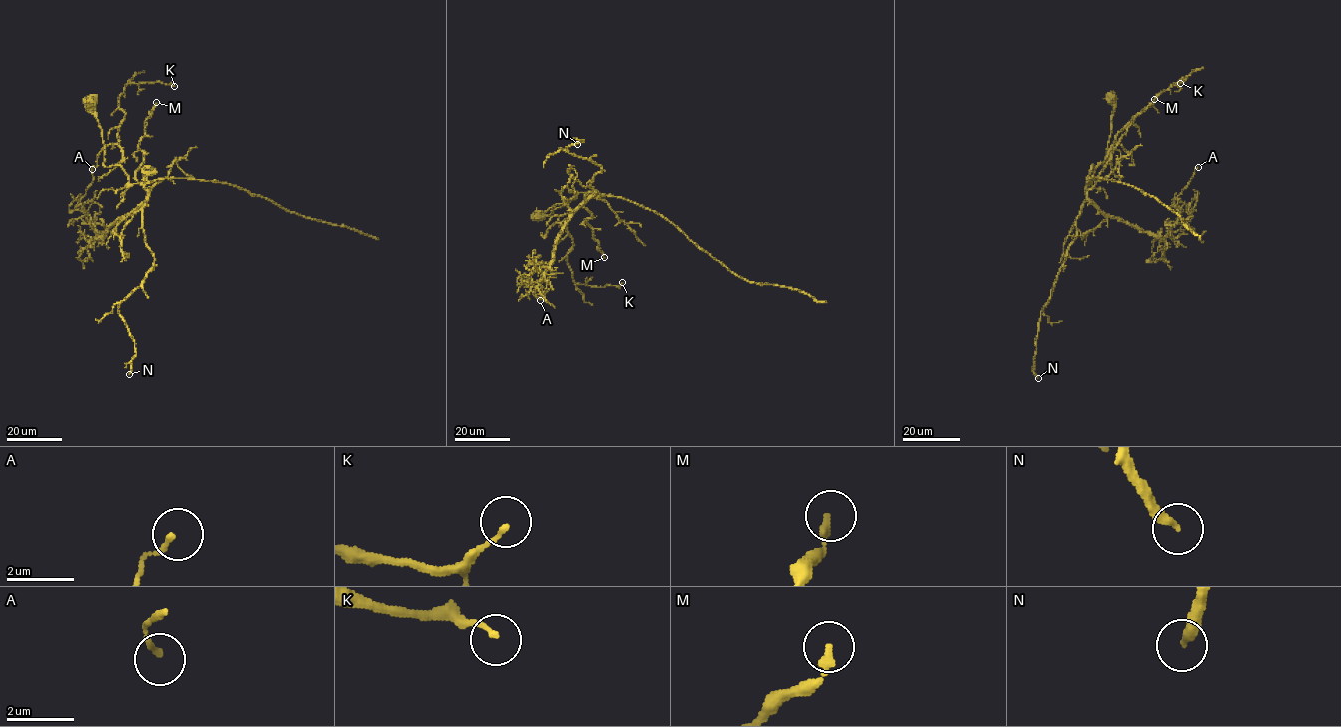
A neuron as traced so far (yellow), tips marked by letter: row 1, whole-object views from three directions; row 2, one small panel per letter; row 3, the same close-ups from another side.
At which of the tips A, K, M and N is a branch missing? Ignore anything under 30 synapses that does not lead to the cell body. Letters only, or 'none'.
none

